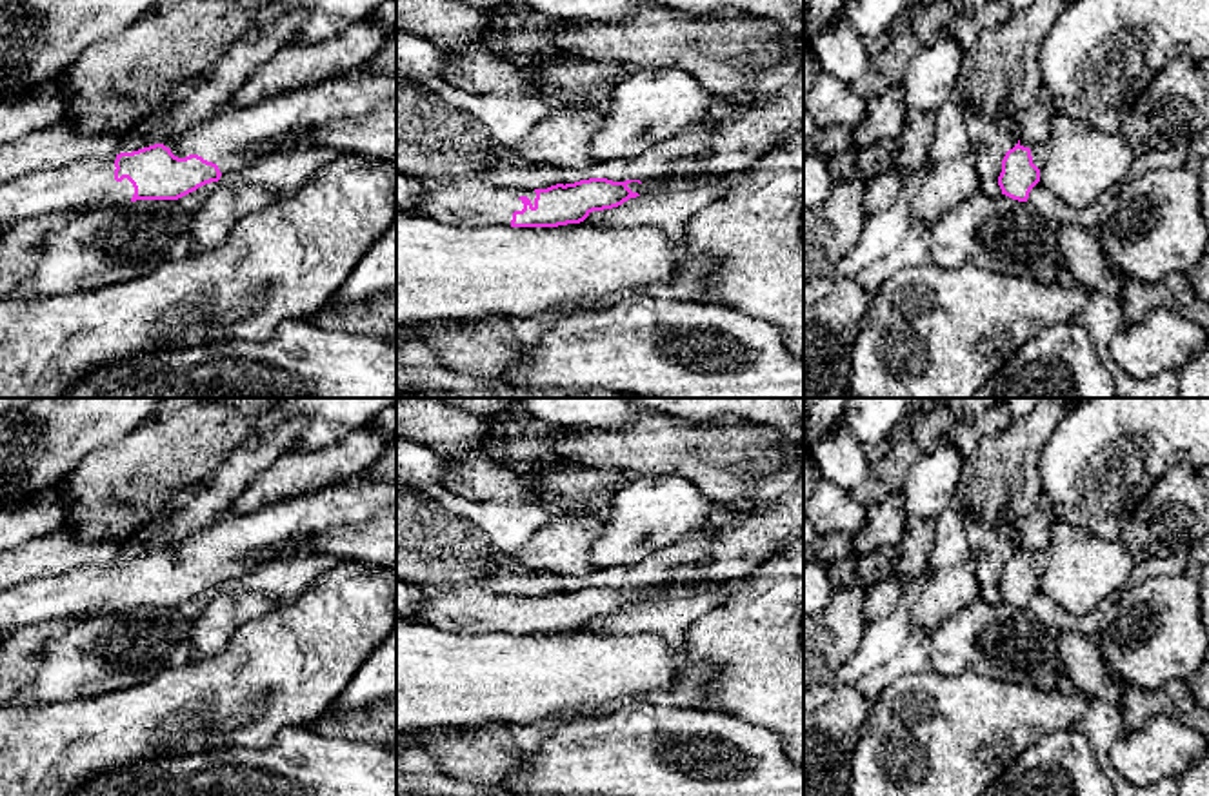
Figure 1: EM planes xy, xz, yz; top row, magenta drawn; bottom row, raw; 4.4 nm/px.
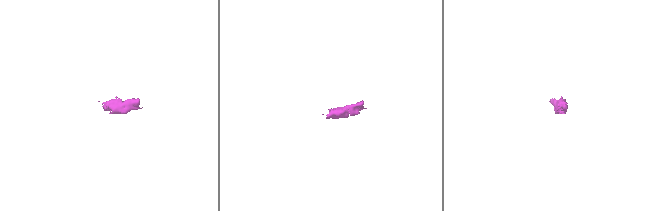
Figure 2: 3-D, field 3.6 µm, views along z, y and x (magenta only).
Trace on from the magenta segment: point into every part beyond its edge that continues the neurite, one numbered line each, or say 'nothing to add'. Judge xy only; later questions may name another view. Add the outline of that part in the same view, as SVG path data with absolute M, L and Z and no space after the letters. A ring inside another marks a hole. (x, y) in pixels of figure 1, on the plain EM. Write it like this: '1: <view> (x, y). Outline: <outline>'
1: xy (233, 546). Outline: M351 478L318 493L260 507L249 514L235 516L227 512L216 523L167 547L165 554L178 565L198 562L204 567L216 571L222 582L227 582L240 578L267 562L293 556L295 545L315 532L342 525L358 525L387 511L396 511L396 478Z
2: xy (86, 591). Outline: M82 565L0 589L0 649L15 631L29 625L129 609L135 594L127 585L115 587L115 567Z

